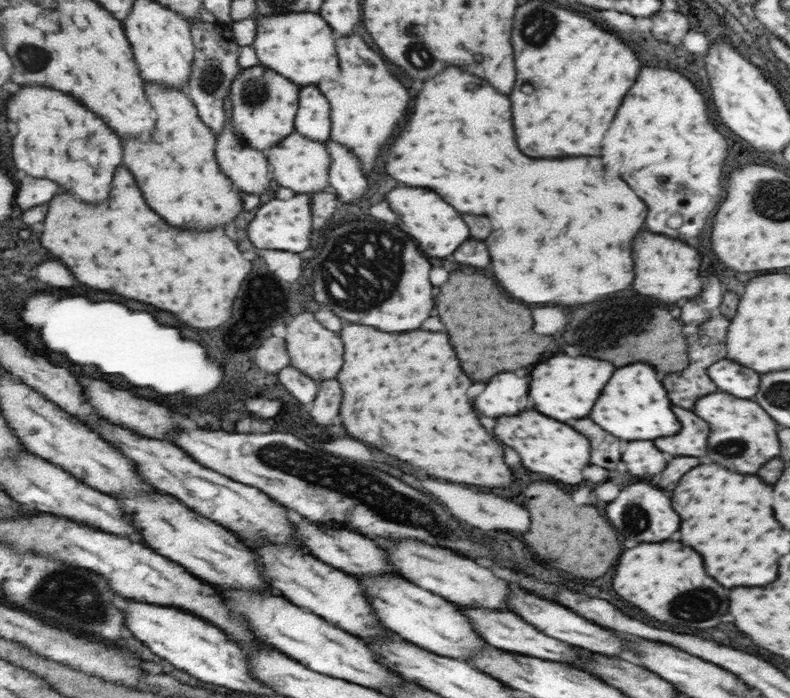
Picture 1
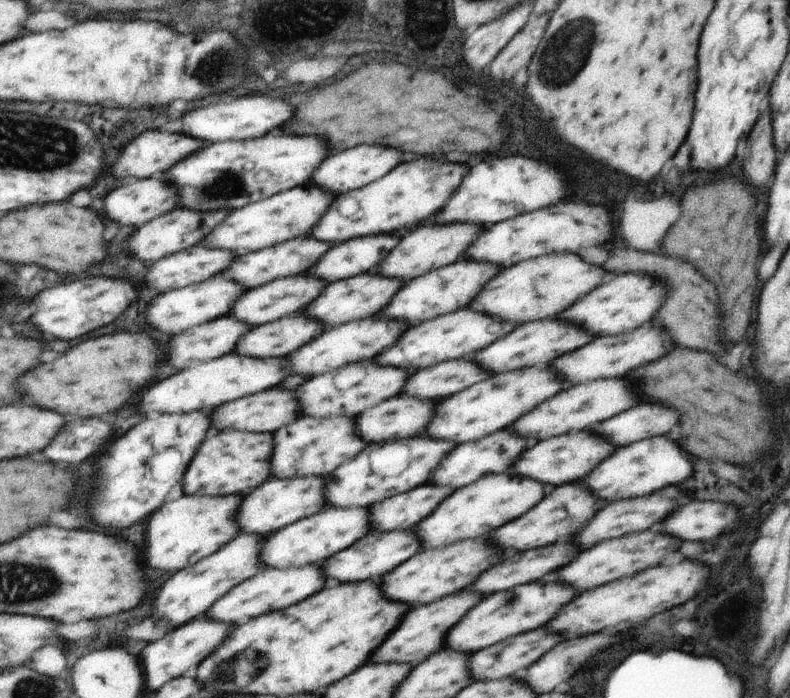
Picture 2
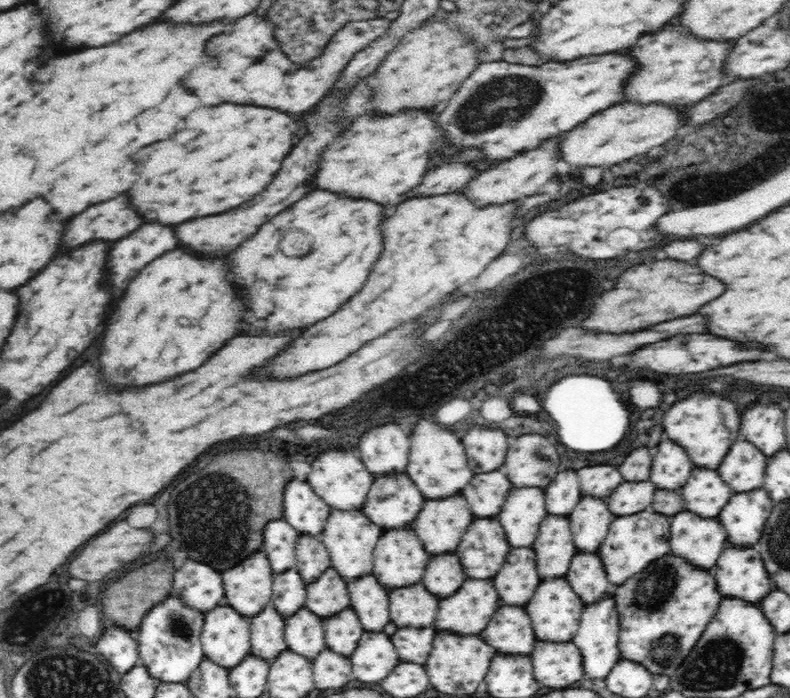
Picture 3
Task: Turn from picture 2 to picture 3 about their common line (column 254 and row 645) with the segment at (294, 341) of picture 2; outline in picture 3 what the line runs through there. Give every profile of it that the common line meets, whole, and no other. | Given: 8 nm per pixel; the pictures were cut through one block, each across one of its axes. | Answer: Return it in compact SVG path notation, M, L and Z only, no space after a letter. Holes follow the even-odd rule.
M352 606L326 618L326 644L348 658L352 658L352 652L358 648L364 632L366 628Z

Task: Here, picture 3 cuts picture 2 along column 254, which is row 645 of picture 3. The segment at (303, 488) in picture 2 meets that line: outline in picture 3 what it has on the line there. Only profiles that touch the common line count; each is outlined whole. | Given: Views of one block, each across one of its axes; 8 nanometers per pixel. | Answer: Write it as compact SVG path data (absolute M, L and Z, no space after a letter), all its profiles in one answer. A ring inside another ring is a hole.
M500 606L484 628L484 640L498 652L532 652L536 636L526 608Z

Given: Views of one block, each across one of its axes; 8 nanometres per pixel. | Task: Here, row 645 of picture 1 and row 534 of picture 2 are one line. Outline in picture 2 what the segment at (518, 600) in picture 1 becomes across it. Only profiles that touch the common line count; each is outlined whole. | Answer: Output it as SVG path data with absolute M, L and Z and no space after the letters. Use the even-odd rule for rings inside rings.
M665 488L655 496L645 496L645 498L633 498L633 500L619 500L613 504L607 504L607 508L603 508L603 512L599 512L599 516L595 516L595 520L591 520L591 524L587 524L587 528L583 528L577 534L577 542L591 546L591 544L599 544L599 540L609 540L615 536L623 536L623 534L631 534L631 532L641 532L651 528L653 524L657 524L659 520L663 520L663 516L667 516L675 506L675 498L683 496L683 490L679 488Z

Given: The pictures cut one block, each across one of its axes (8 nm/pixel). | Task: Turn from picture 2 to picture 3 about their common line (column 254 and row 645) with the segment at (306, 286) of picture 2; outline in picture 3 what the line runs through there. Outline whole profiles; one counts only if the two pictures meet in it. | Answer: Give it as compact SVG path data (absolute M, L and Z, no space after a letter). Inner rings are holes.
M302 606L298 612L286 618L286 642L288 648L314 660L322 648L326 648L326 618Z

